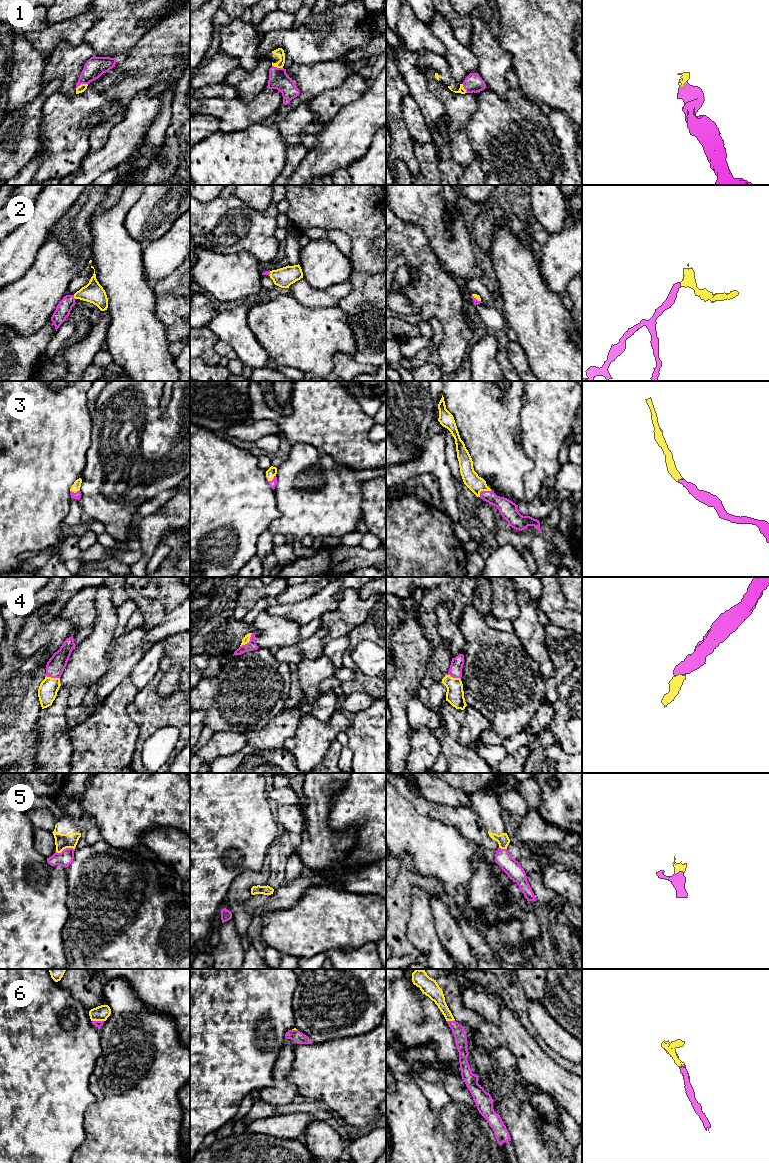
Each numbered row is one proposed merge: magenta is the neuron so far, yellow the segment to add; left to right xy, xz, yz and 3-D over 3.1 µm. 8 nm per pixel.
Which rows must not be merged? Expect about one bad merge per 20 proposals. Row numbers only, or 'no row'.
no row

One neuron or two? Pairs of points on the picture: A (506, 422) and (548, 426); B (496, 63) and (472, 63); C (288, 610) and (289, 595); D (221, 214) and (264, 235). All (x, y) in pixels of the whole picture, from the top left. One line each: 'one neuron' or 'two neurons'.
A: two neurons
B: two neurons
C: two neurons
D: one neuron

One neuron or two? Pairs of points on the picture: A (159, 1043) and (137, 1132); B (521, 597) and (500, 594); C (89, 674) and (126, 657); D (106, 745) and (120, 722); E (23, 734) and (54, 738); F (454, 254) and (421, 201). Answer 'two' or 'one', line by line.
A: one
B: two
C: two
D: one
E: two
F: one

